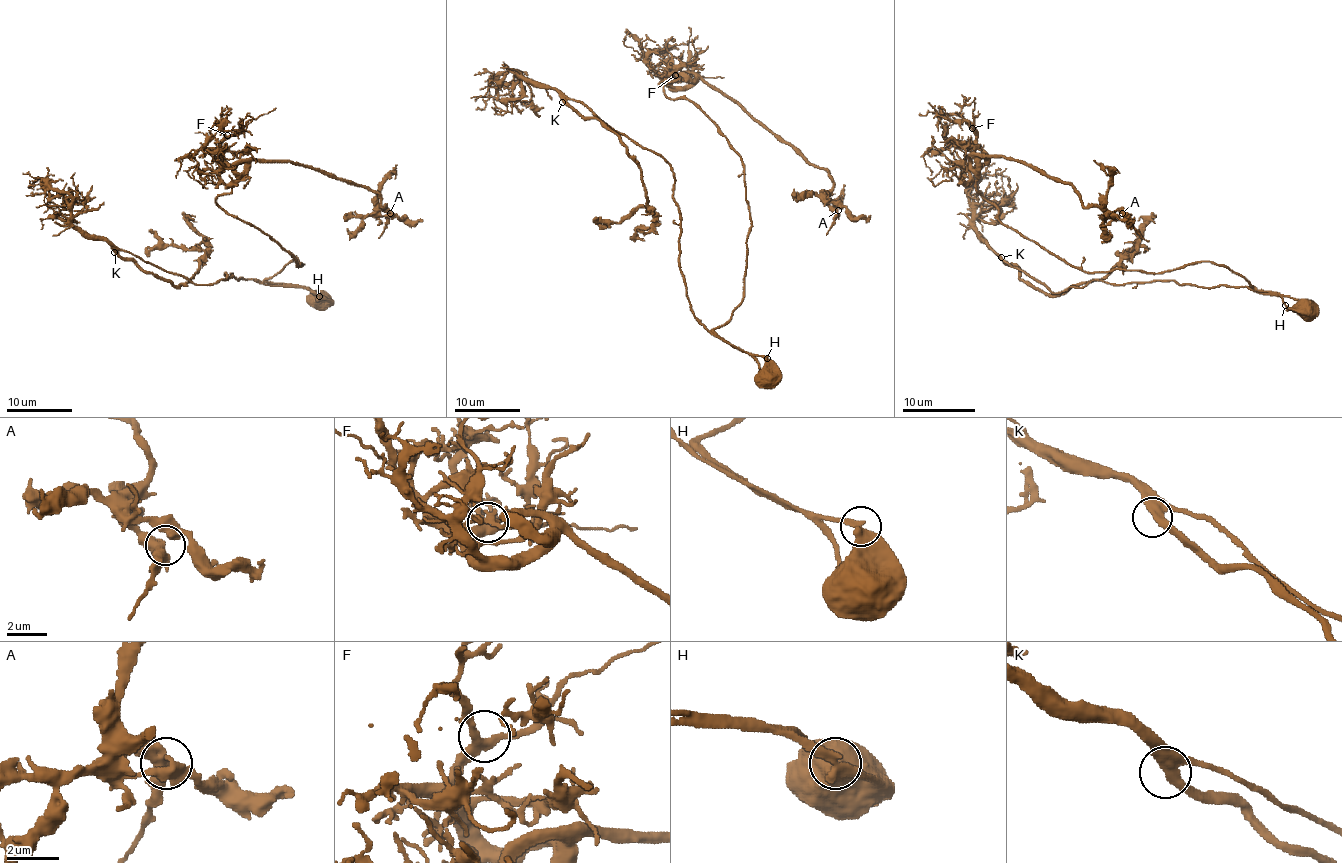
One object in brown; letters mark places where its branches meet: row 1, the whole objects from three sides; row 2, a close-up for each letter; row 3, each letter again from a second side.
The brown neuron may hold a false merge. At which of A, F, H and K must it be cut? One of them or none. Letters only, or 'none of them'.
H

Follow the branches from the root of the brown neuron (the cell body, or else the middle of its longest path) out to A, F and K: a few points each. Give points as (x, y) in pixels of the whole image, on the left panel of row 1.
A: (321, 295), (268, 282), (296, 256), (303, 264), (215, 200), (253, 160), (291, 160), (375, 191), (390, 213)
F: (321, 295), (268, 282), (296, 256), (303, 264), (217, 205), (245, 165), (225, 158), (220, 142), (227, 135)
K: (321, 295), (307, 287), (265, 285), (225, 272), (225, 279), (212, 284), (194, 284), (131, 252), (114, 252)

